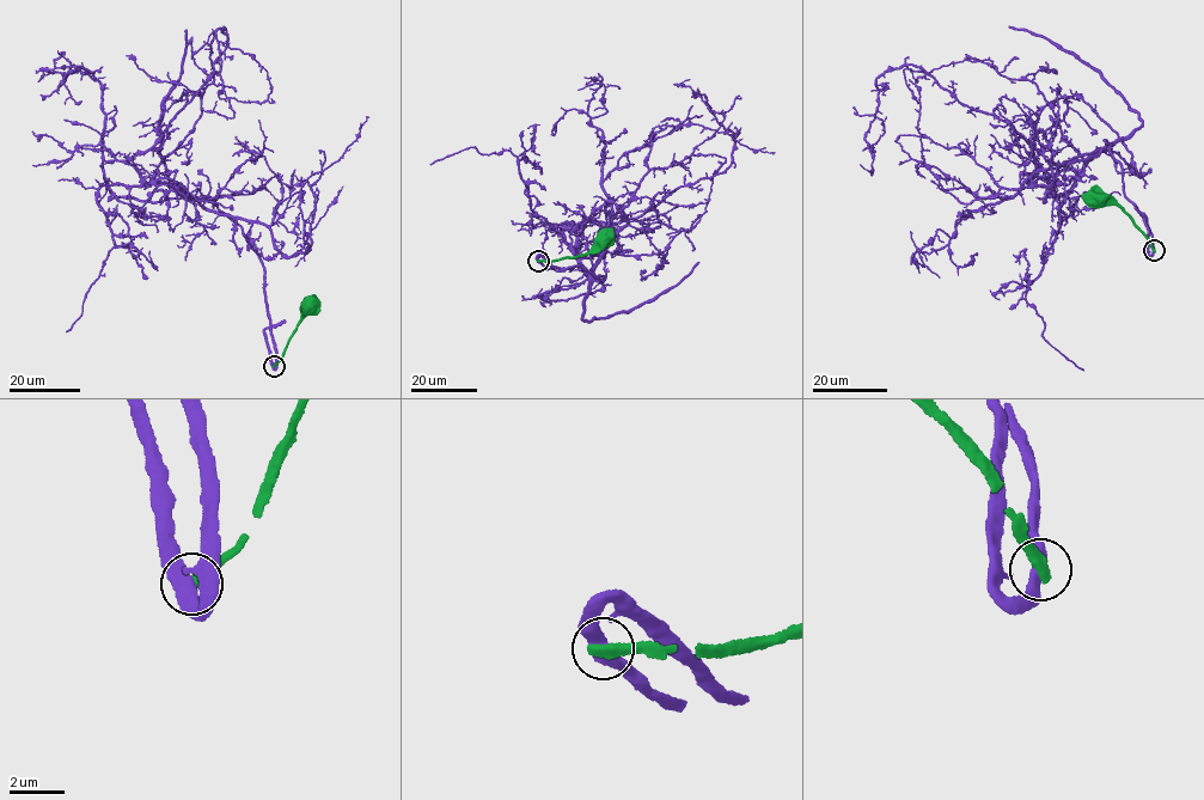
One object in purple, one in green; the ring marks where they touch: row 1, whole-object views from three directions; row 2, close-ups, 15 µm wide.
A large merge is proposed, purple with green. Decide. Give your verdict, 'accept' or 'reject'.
reject

